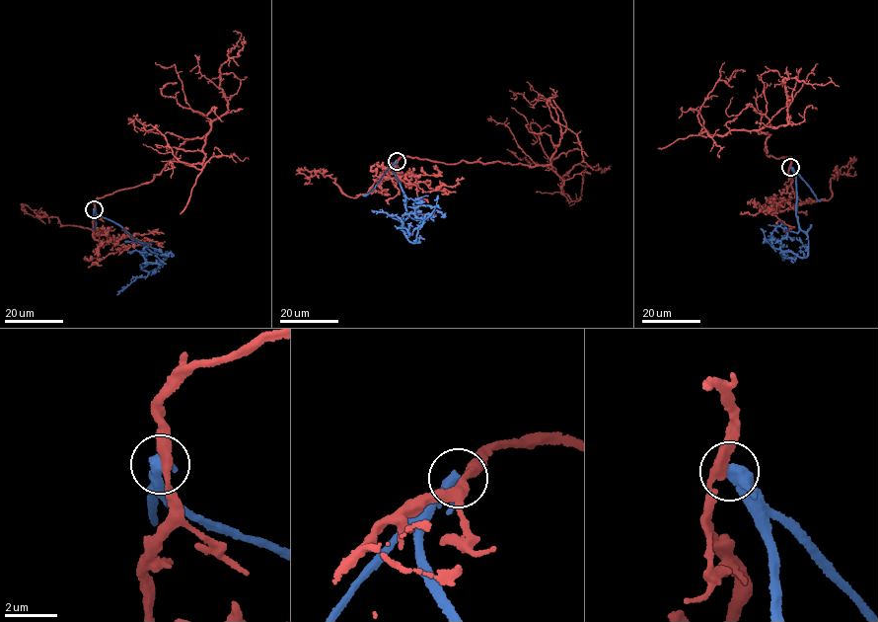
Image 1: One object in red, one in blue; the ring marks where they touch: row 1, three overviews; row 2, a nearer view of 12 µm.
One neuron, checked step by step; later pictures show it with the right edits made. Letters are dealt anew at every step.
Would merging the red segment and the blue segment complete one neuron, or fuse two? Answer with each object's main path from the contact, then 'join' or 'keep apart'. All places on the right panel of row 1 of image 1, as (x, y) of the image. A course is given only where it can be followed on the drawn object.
red runs (790, 167), (768, 156), (767, 132), (700, 124), (707, 94), (736, 70), (729, 81); blue runs (790, 167), (796, 214), (807, 237), (808, 254), (805, 258), (791, 252), (794, 259), (783, 253), (782, 260); keep apart

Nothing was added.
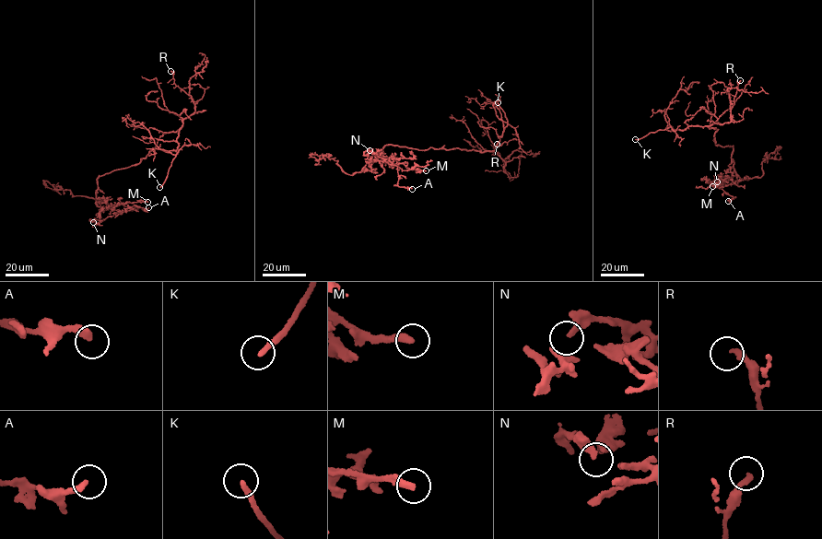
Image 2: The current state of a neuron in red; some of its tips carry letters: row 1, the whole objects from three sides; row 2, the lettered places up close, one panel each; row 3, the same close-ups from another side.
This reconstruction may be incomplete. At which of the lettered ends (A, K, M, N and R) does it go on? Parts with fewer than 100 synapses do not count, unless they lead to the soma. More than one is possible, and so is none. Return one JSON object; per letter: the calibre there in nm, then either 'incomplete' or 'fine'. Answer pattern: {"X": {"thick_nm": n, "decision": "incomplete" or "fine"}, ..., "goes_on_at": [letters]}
{"A": {"thick_nm": 260, "decision": "fine"}, "K": {"thick_nm": 220, "decision": "incomplete"}, "M": {"thick_nm": 300, "decision": "fine"}, "N": {"thick_nm": 200, "decision": "fine"}, "R": {"thick_nm": 240, "decision": "fine"}, "goes_on_at": ["K"]}

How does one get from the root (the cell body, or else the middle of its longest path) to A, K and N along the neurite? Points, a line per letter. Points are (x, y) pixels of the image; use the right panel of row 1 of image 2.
A: (715, 142), (722, 146), (728, 145), (733, 148), (733, 172), (719, 186), (733, 197), (728, 201)
K: (715, 142), (716, 128), (690, 125), (684, 129), (658, 130), (635, 139)
N: (715, 142), (733, 147), (733, 175), (745, 180), (747, 177), (736, 184), (717, 181)

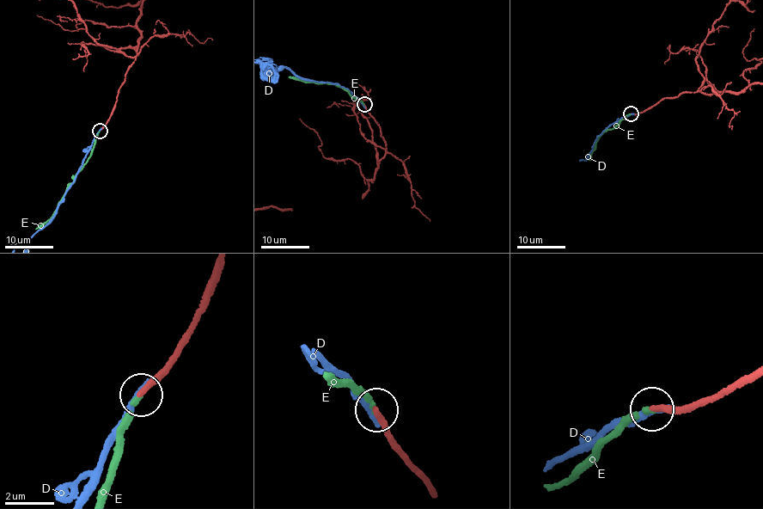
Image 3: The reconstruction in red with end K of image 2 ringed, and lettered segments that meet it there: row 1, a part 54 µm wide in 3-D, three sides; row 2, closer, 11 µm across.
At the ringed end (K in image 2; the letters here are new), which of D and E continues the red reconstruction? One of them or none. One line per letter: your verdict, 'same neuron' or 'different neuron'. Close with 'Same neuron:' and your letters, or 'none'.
D: different neuron
E: same neuron
Same neuron: E

